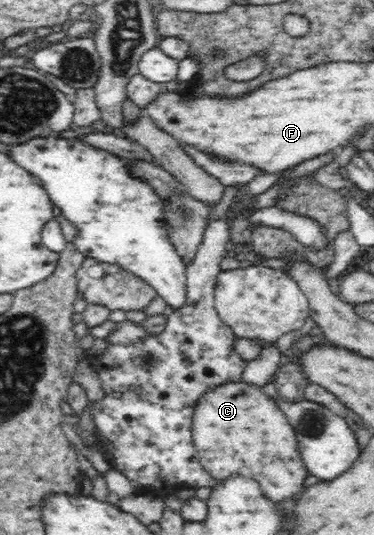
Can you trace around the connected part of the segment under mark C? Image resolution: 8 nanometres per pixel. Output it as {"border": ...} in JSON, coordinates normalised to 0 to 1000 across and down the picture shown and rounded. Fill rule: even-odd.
{"border":[[[644,708],[634,716],[575,723],[532,750],[519,770],[516,828],[529,860],[583,901],[599,901],[620,886],[674,888],[717,935],[759,935],[807,914],[807,901],[824,886],[805,847],[797,845],[789,806],[773,793],[762,770],[749,768],[741,751],[709,736],[695,721]]]}

